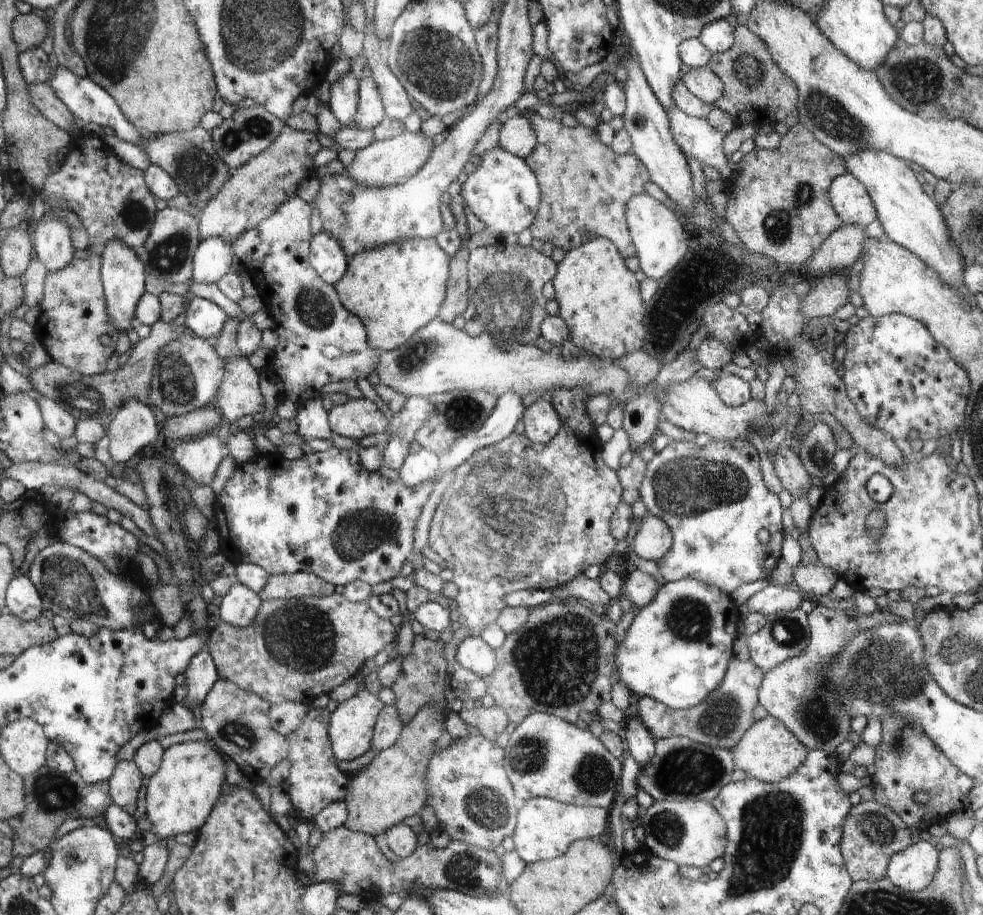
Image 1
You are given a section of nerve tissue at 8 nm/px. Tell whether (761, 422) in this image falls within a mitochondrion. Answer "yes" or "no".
yes

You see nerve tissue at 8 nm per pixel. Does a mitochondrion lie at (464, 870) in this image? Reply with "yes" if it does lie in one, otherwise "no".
yes

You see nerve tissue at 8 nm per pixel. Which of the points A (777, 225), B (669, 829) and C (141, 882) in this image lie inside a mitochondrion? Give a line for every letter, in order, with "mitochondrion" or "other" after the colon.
A: mitochondrion
B: mitochondrion
C: other

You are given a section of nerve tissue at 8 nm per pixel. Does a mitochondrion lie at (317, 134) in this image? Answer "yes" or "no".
no

